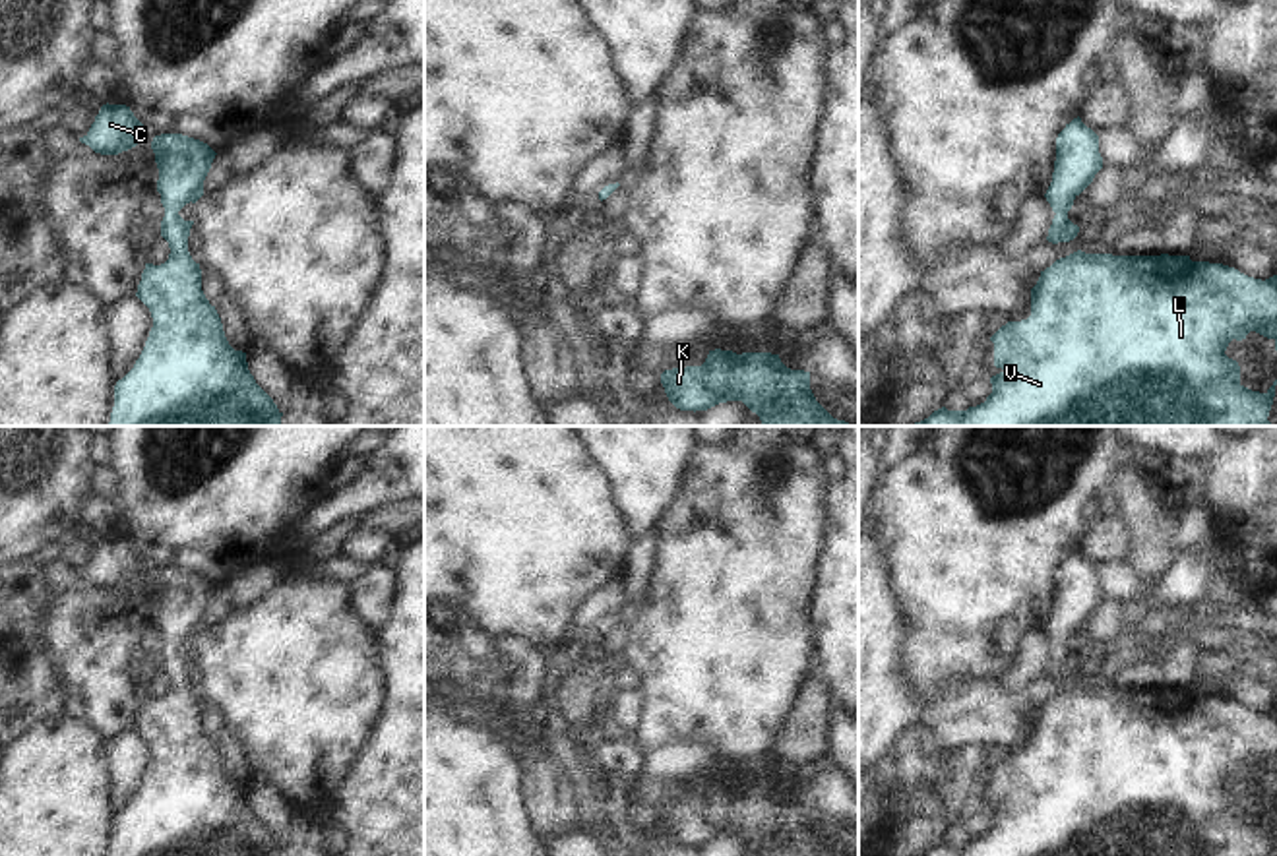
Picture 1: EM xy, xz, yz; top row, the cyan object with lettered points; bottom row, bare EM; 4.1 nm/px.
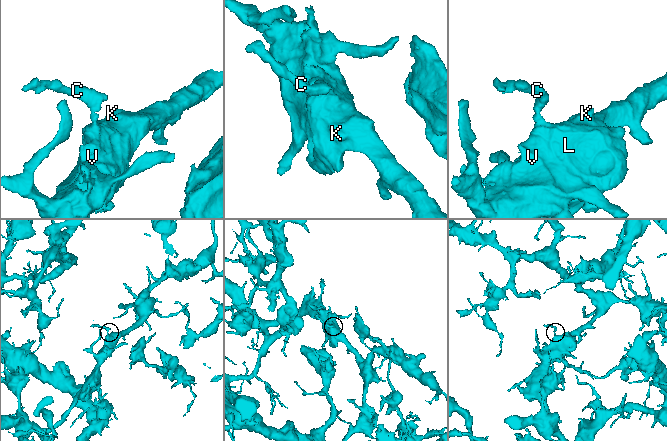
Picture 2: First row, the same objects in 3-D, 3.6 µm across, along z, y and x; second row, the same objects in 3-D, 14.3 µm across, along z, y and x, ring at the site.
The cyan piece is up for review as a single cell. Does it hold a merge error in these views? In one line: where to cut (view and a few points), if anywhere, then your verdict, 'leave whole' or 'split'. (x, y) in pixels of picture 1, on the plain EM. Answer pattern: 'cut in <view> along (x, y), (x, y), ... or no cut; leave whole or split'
no cut; leave whole

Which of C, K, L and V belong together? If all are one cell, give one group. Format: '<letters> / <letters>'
C K L V

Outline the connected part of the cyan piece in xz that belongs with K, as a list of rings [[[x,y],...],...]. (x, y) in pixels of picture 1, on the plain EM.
[[[715,782],[701,800],[665,804],[661,817],[680,844],[742,835],[762,856],[845,856],[816,835],[810,806],[791,804],[771,786]]]

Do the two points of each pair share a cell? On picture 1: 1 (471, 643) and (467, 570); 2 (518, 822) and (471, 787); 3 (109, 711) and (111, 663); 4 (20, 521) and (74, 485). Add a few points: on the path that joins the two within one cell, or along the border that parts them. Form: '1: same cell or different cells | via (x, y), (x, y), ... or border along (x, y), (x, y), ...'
1: different cells | border along (444, 599), (462, 605), (483, 626), (508, 638)
2: same cell | via (506, 822), (483, 798)
3: same cell | via (109, 700), (109, 674)
4: same cell | via (33, 508), (61, 485)

